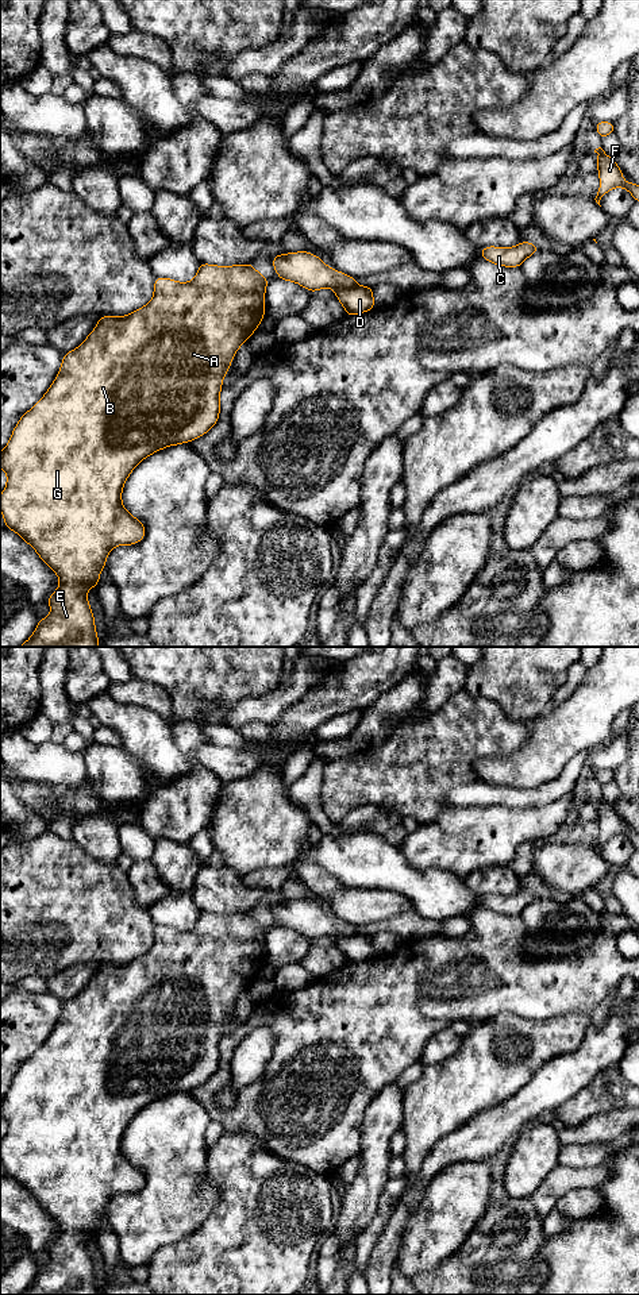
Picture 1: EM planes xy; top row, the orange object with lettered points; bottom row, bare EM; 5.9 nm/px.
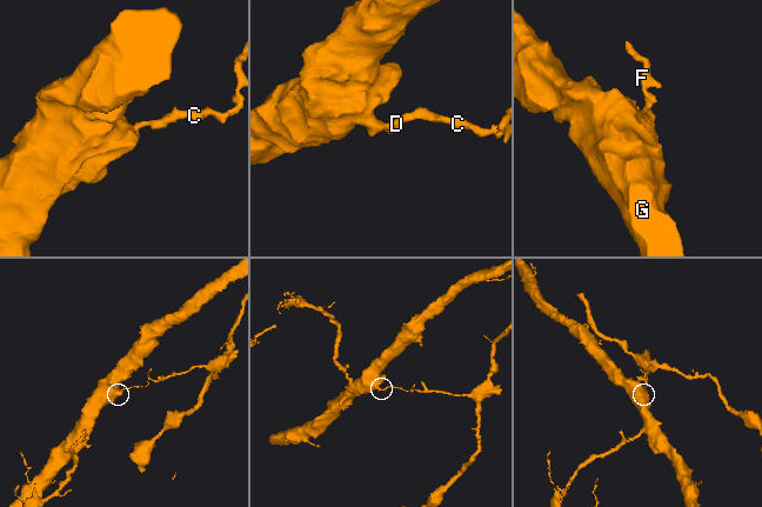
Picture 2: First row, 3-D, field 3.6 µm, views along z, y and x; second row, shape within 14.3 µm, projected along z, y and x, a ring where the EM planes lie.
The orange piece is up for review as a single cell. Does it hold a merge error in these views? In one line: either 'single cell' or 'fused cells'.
fused cells

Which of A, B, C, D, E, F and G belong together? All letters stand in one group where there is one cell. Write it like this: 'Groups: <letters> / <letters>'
Groups: A B E G / C D F

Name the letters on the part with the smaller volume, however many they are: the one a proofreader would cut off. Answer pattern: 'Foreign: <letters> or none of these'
Foreign: C, D, F

